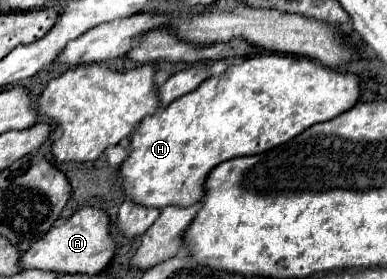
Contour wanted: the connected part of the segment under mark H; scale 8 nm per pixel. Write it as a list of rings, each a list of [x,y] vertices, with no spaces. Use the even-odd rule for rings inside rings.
[[[256,54],[246,58],[242,64],[230,66],[218,78],[210,76],[204,80],[190,96],[174,100],[166,110],[156,112],[140,122],[140,128],[132,134],[132,154],[122,162],[120,176],[124,180],[124,190],[130,200],[148,208],[166,206],[192,206],[204,196],[204,182],[212,168],[220,162],[252,156],[272,150],[310,126],[336,118],[338,114],[350,110],[360,98],[360,78],[352,72],[340,72],[336,68],[326,68],[310,58],[298,58],[290,54]]]

